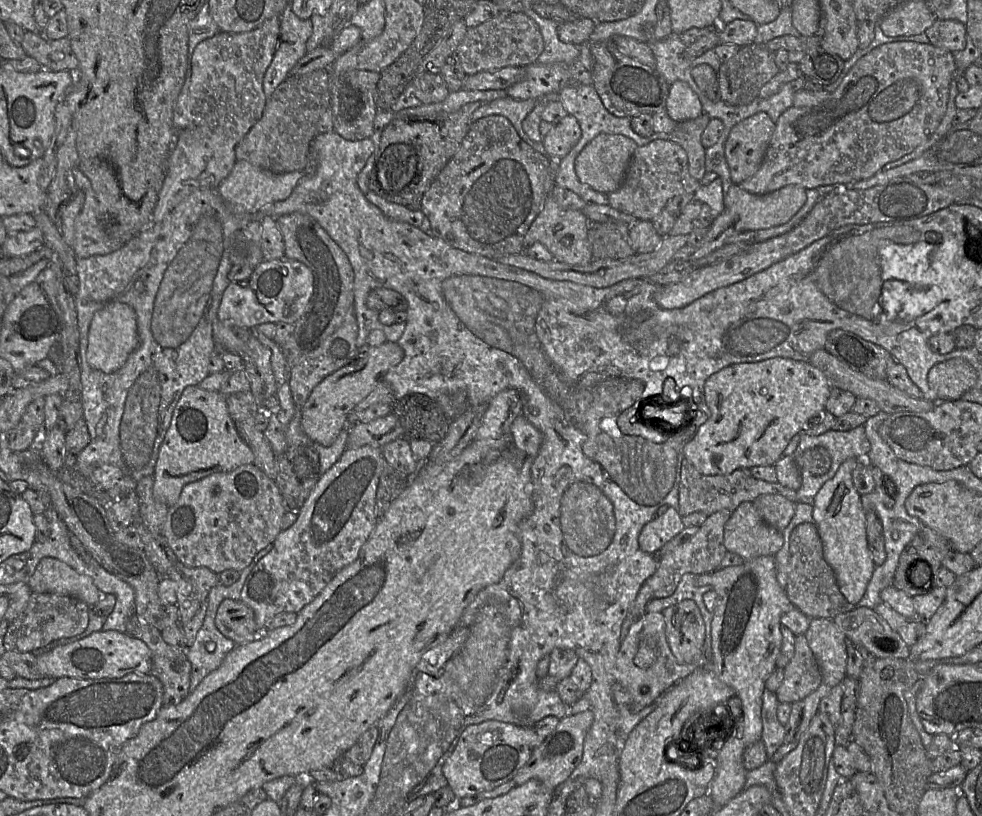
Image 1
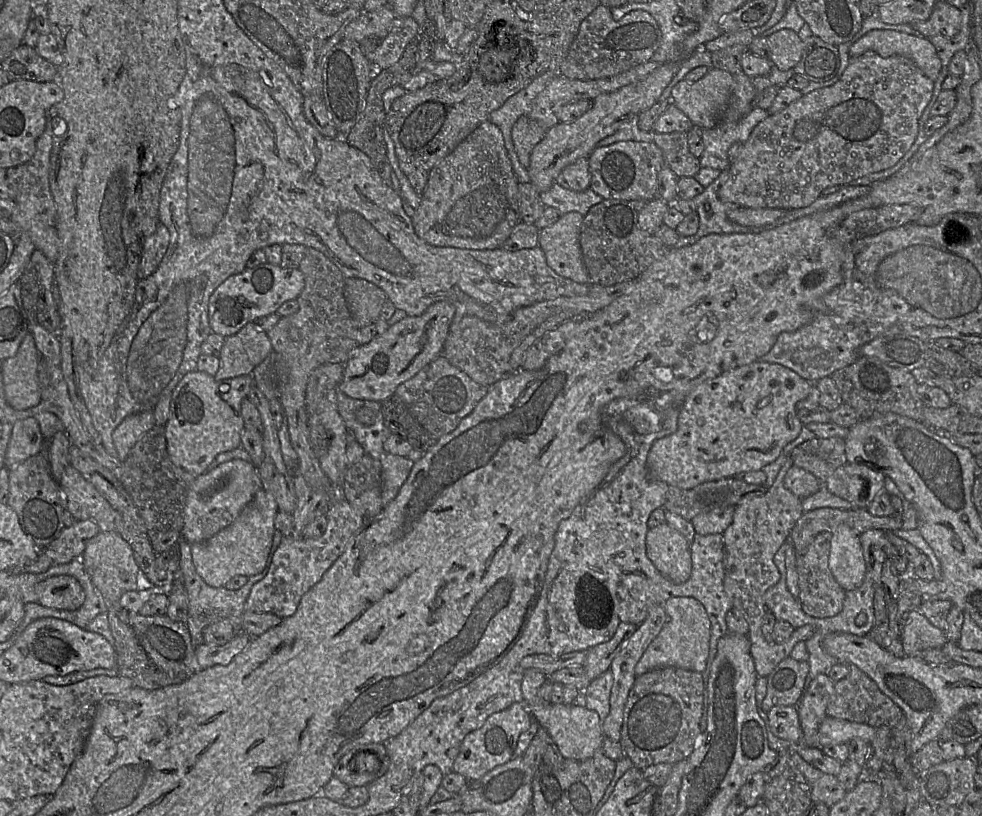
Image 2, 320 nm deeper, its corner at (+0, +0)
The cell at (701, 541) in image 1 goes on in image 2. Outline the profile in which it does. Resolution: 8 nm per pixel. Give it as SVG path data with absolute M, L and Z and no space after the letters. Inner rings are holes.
M621 623L611 639L587 651L586 660L582 666L590 681L610 668L612 660L627 643L637 627L631 623Z

